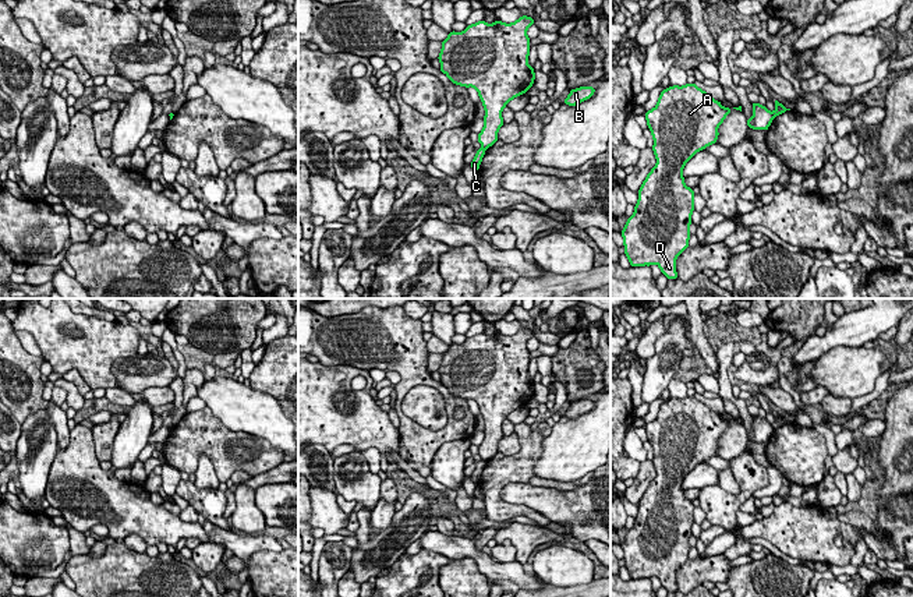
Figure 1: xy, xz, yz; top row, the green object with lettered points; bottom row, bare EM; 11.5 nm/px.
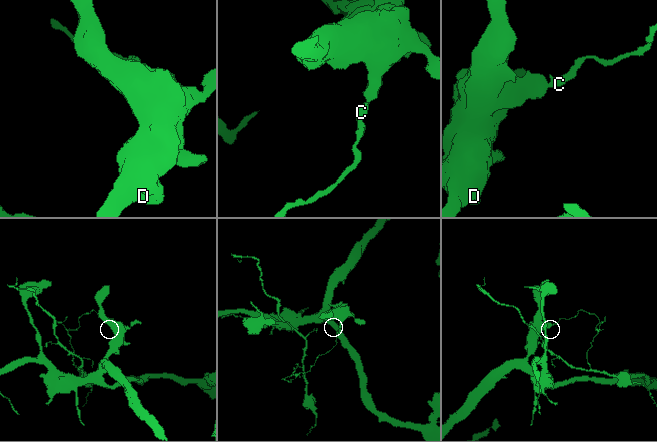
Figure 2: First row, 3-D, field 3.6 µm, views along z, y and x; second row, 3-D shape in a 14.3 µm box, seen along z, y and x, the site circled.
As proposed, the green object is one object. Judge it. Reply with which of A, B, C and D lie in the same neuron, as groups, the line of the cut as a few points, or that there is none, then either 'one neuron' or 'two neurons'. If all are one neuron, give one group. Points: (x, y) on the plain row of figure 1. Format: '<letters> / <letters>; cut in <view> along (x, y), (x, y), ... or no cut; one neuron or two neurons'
A B D / C; cut in yz along (771, 426), (774, 428); two neurons

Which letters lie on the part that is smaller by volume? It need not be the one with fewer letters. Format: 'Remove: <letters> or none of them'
Remove: C

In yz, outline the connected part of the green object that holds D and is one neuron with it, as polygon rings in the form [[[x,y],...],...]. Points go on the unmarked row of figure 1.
[[[697,396],[669,399],[661,405],[654,421],[645,424],[647,438],[654,451],[657,477],[638,502],[634,526],[622,543],[624,566],[631,579],[657,576],[668,591],[677,591],[676,570],[689,559],[694,505],[684,497],[683,480],[698,463],[716,456],[718,439],[730,425]]]

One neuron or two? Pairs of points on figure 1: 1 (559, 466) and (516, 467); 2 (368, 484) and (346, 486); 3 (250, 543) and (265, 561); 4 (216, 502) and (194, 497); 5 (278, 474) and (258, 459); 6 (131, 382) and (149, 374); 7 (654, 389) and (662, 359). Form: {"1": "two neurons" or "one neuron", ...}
{"1": "two neurons", "2": "one neuron", "3": "two neurons", "4": "one neuron", "5": "two neurons", "6": "one neuron", "7": "one neuron"}

